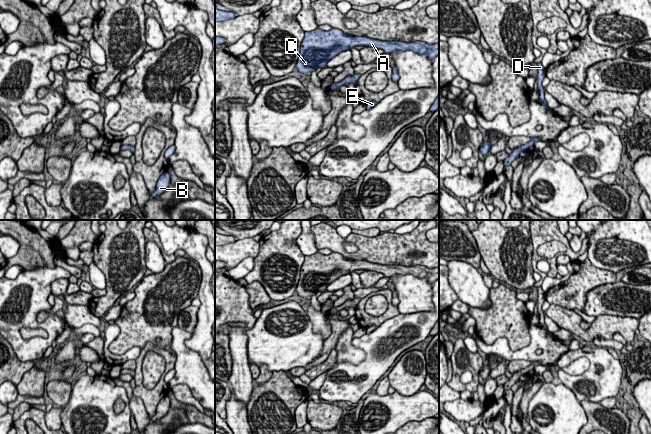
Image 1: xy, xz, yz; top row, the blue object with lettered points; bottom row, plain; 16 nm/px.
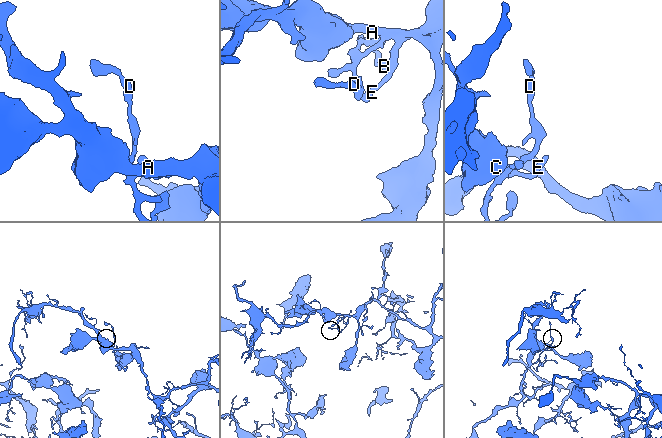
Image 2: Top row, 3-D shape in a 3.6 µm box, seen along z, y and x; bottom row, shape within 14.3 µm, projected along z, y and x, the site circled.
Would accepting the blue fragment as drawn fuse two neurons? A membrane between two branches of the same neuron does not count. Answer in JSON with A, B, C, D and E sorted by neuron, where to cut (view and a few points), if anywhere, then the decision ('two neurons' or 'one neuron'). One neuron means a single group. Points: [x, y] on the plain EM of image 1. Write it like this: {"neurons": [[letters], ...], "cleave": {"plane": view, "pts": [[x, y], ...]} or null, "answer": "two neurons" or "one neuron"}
{"neurons": [["A", "B", "C", "D", "E"]], "cleave": null, "answer": "one neuron"}

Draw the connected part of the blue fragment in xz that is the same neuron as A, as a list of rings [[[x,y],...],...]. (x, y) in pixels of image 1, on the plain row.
[[[335,252],[329,255],[316,253],[305,257],[296,293],[303,298],[311,297],[318,291],[323,293],[327,290],[327,286],[330,283],[342,275],[350,274],[359,269],[376,271],[382,273],[387,278],[412,274],[418,278],[425,277],[431,285],[439,279],[439,266],[435,268],[428,268],[422,265],[411,267],[402,265],[387,266],[364,260],[353,261],[345,259],[343,255]]]

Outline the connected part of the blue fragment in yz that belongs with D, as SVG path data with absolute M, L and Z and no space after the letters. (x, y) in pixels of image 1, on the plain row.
M541 286L537 288L537 293L538 293L538 299L537 299L537 309L538 309L538 313L539 313L539 326L544 329L546 331L546 333L548 334L549 331L547 329L547 326L545 325L544 322L544 312L542 311L542 305L544 303L545 300L545 293L542 290Z

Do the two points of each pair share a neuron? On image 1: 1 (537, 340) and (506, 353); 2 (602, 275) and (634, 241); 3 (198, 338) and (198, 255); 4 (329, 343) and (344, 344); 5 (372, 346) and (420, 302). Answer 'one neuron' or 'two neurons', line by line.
1: one neuron
2: two neurons
3: one neuron
4: two neurons
5: two neurons

